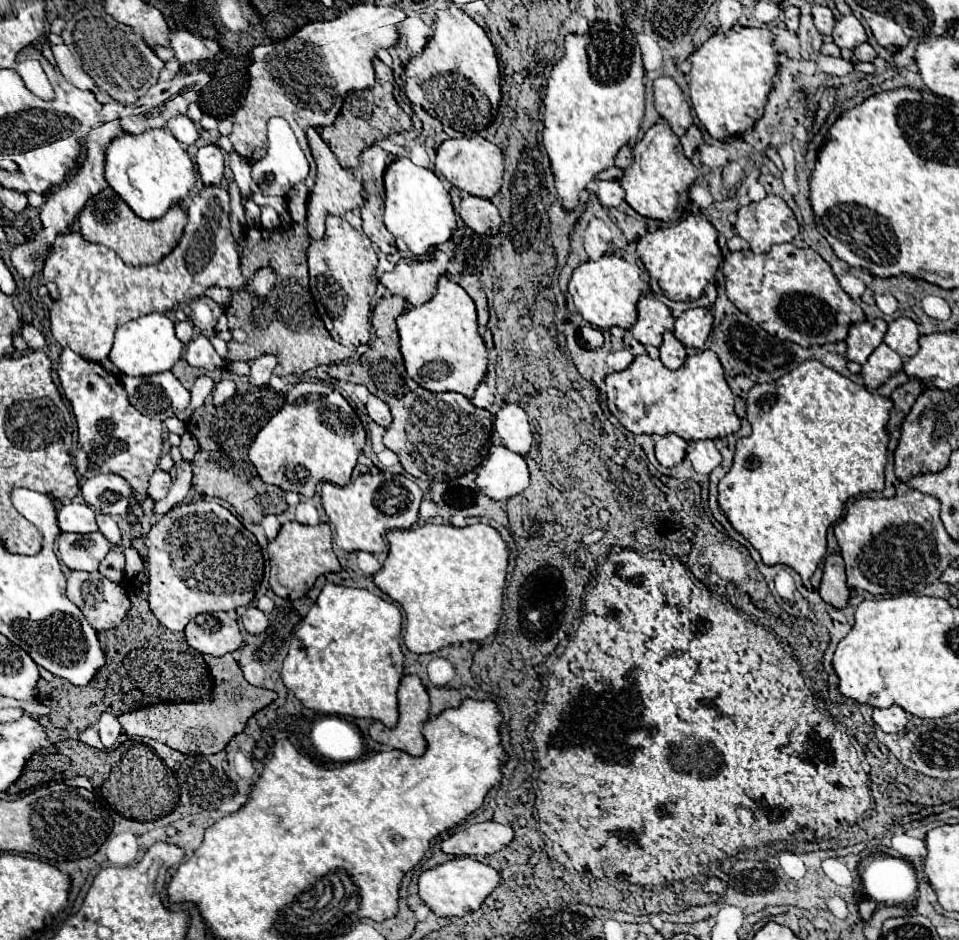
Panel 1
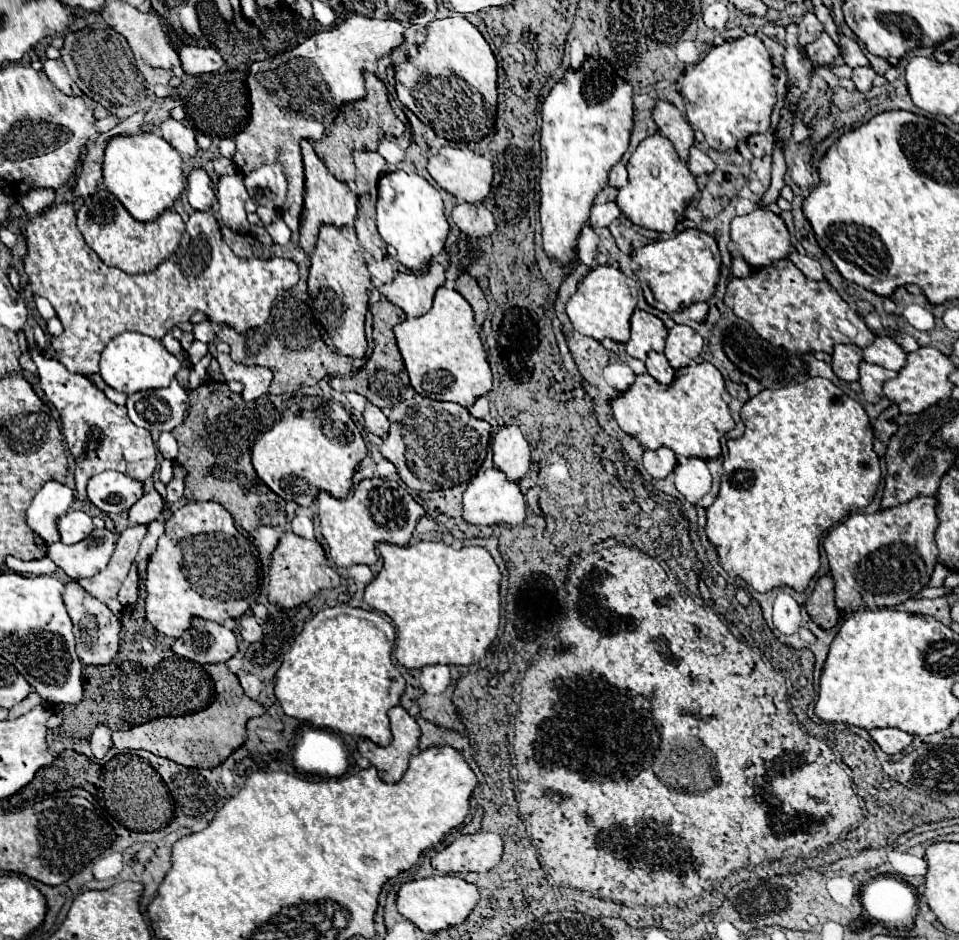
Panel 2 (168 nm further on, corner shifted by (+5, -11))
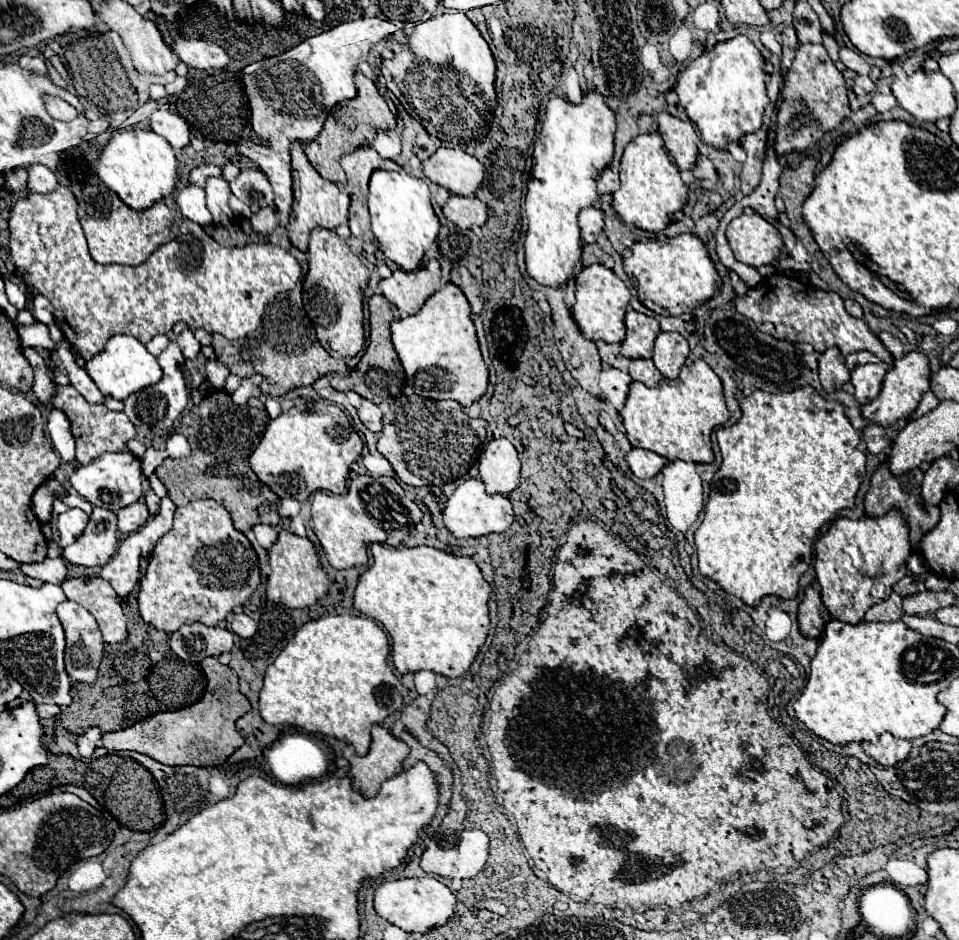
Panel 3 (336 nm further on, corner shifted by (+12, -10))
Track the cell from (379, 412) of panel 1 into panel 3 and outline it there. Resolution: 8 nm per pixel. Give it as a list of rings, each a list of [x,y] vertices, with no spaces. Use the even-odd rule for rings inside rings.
[[[363,399],[361,407],[359,407],[359,419],[361,419],[361,423],[363,423],[367,429],[371,429],[371,431],[381,431],[381,427],[383,427],[379,407],[377,407],[375,403],[367,401],[367,399]]]

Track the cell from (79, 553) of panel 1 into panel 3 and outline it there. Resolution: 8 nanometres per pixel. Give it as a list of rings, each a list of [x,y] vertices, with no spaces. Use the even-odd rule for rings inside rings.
[[[95,507],[83,535],[63,549],[73,565],[103,567],[117,549],[117,515],[109,509]]]

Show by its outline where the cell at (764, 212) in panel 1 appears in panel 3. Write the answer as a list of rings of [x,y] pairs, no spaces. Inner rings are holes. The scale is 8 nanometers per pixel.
[[[739,215],[727,227],[727,241],[737,261],[761,267],[777,261],[785,251],[779,231],[761,215]]]

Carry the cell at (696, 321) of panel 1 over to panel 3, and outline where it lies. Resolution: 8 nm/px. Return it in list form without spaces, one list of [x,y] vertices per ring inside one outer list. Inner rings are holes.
[[[661,331],[655,339],[655,351],[653,351],[653,363],[659,369],[659,373],[667,379],[677,379],[679,369],[683,367],[685,359],[689,355],[687,339],[681,337],[677,331],[665,333]]]

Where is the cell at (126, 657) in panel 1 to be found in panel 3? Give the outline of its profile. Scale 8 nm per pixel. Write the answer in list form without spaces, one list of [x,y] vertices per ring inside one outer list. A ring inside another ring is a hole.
[[[137,589],[127,595],[127,605],[123,609],[129,619],[127,639],[105,647],[95,683],[73,685],[73,703],[61,707],[63,727],[75,735],[83,735],[89,727],[99,727],[101,731],[121,731],[149,715],[175,711],[193,705],[203,697],[207,679],[201,665],[175,657],[167,643],[169,635],[141,619],[137,609]]]

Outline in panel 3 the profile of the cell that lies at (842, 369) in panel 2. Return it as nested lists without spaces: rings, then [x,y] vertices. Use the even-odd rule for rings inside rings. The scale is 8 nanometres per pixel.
[[[827,349],[819,355],[819,381],[827,393],[841,389],[849,379],[849,369],[839,349]]]

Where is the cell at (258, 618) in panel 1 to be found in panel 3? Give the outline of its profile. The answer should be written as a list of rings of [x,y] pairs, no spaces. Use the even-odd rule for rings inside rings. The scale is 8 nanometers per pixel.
[[[237,613],[237,615],[233,615],[231,629],[233,629],[233,633],[237,633],[239,637],[245,637],[245,639],[247,639],[247,637],[253,637],[253,635],[255,635],[257,625],[255,625],[255,621],[253,621],[249,615]]]

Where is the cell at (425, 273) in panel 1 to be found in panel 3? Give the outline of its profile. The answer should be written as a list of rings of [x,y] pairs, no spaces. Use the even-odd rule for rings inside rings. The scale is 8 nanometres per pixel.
[[[431,259],[417,271],[397,269],[389,279],[379,283],[379,289],[399,309],[399,313],[415,315],[425,305],[425,301],[441,289],[439,261]]]

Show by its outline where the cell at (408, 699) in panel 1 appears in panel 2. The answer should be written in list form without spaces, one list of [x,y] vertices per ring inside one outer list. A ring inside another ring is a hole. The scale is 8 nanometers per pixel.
[[[400,704],[388,712],[388,718],[390,718],[392,742],[382,748],[362,738],[358,742],[358,752],[378,768],[378,774],[384,782],[398,782],[408,770],[412,750],[418,746],[420,726]]]

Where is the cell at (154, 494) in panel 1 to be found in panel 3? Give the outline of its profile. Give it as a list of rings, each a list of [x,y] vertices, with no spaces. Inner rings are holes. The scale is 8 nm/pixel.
[[[137,501],[135,505],[127,505],[127,507],[119,509],[117,517],[119,517],[119,531],[129,535],[129,533],[137,531],[149,519],[149,513],[147,513],[145,503]]]

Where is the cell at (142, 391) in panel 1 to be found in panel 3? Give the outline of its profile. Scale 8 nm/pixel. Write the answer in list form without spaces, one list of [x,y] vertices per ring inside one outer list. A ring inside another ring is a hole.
[[[175,341],[169,343],[169,347],[157,357],[159,365],[161,365],[161,371],[163,371],[163,377],[159,383],[155,385],[149,385],[133,395],[129,395],[123,403],[125,403],[125,415],[131,419],[131,423],[141,429],[141,431],[165,431],[169,429],[175,419],[183,413],[183,409],[187,407],[187,401],[189,401],[189,393],[187,393],[187,359],[183,357],[181,349],[177,347]]]

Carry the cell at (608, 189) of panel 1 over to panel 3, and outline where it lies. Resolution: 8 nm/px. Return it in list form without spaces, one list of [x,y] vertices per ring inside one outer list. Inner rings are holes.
[[[587,207],[579,213],[579,227],[585,243],[595,243],[603,231],[603,211],[595,207]]]

